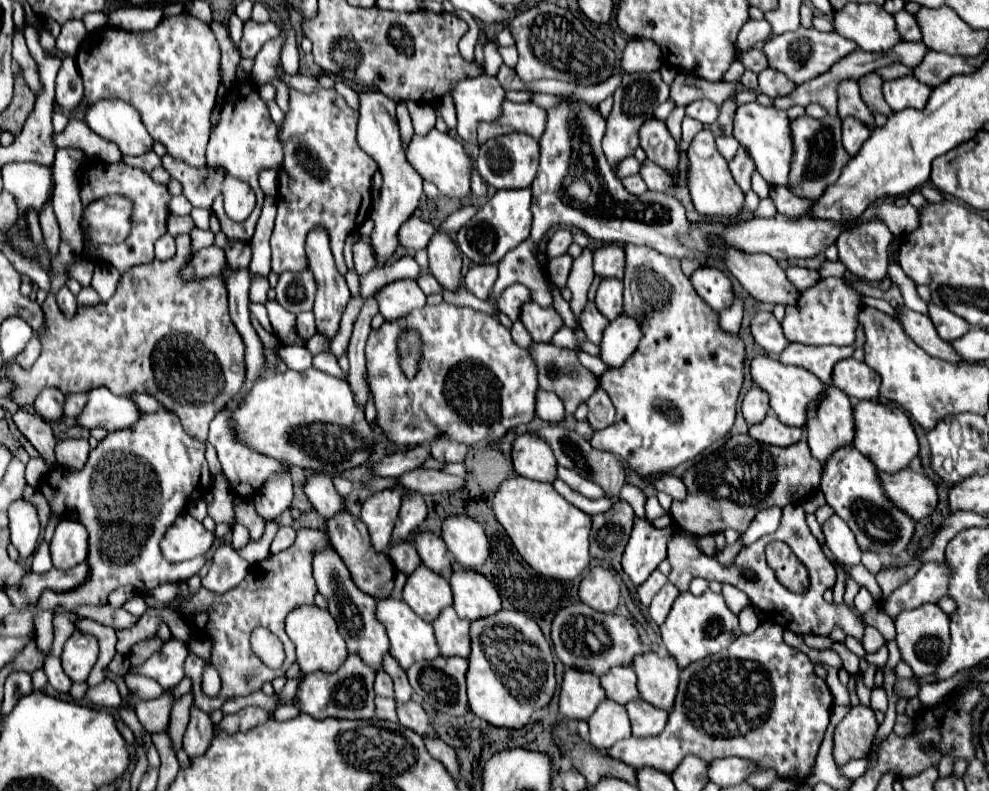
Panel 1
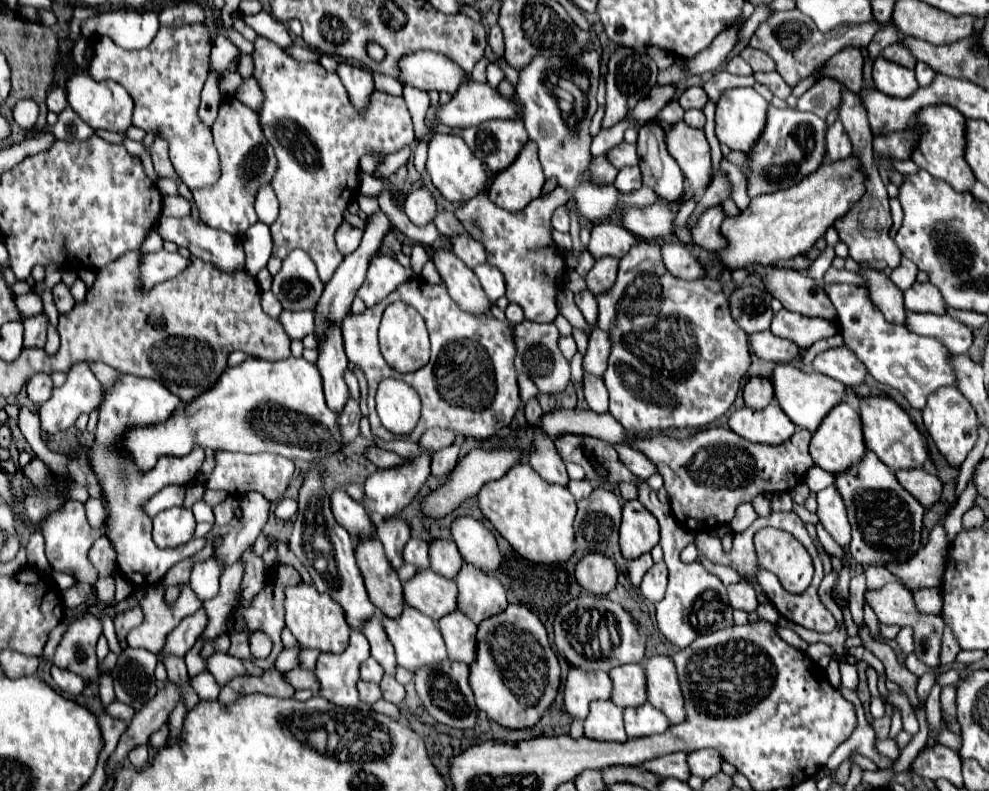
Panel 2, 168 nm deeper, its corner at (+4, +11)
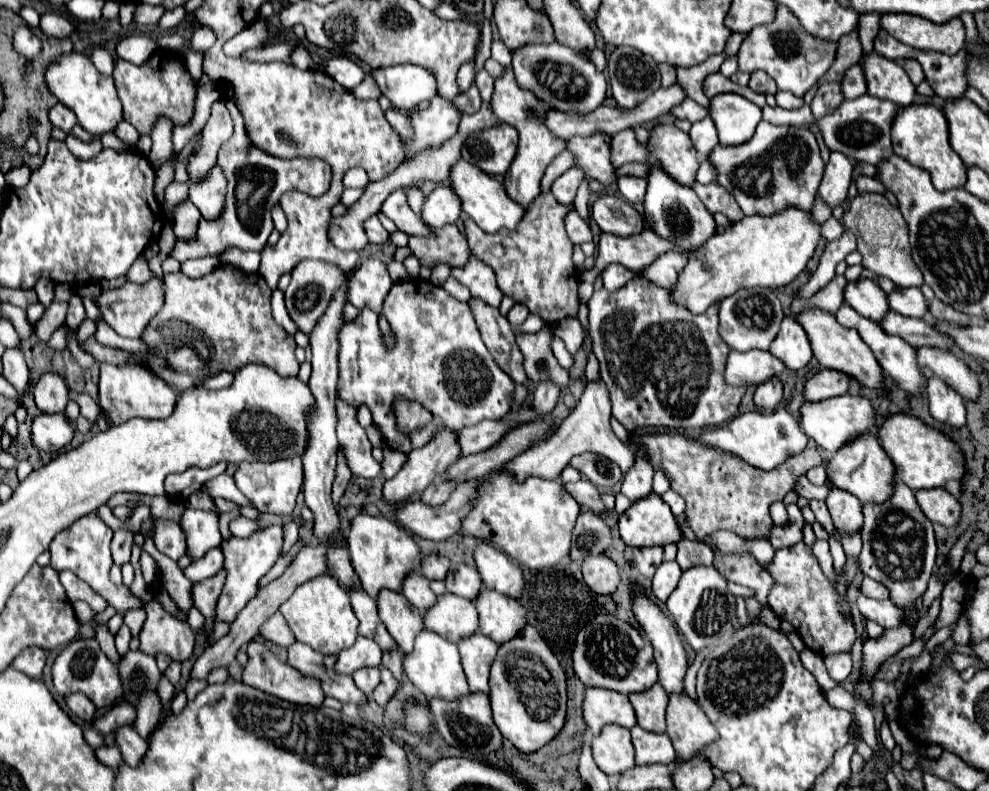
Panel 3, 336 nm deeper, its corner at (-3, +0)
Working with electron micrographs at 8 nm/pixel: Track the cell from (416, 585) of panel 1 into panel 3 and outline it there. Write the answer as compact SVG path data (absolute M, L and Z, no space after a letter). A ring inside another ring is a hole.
M451 592L437 596L437 602L423 612L425 628L437 632L445 640L457 642L461 636L477 632L477 612L471 600Z

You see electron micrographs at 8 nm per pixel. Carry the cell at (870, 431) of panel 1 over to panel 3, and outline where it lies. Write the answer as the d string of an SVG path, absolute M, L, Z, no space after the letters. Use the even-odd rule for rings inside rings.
M891 414L887 420L877 428L877 438L893 460L895 476L905 482L911 490L919 488L939 488L947 480L961 480L965 474L963 456L959 446L945 438L941 432L925 426L919 418L909 414Z

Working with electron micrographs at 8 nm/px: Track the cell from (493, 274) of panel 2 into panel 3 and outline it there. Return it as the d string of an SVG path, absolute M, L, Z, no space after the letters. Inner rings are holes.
M471 256L471 260L463 268L453 268L451 276L457 278L461 284L465 284L471 290L471 296L481 298L483 302L495 308L501 304L503 292L497 286L495 272L475 256Z

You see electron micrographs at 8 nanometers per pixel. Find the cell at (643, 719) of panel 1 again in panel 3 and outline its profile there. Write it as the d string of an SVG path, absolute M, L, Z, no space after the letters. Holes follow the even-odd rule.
M639 726L631 728L631 738L635 746L635 762L643 764L671 764L675 760L675 748L665 734L647 732Z

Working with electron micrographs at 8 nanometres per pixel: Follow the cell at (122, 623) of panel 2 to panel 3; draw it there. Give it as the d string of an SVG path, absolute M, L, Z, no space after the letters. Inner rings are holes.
M141 608L141 610L137 610L137 612L129 612L127 616L123 616L123 622L129 626L133 638L139 636L139 632L141 632L141 628L143 628L143 624L145 624L145 610Z

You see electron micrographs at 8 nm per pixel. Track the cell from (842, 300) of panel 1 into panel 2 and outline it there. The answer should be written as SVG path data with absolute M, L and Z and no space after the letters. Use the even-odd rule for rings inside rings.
M780 309L774 315L770 331L780 339L794 341L796 345L800 345L800 349L808 349L814 341L832 337L838 333L836 325L832 325L824 319L808 319L804 315L790 313L786 309Z

